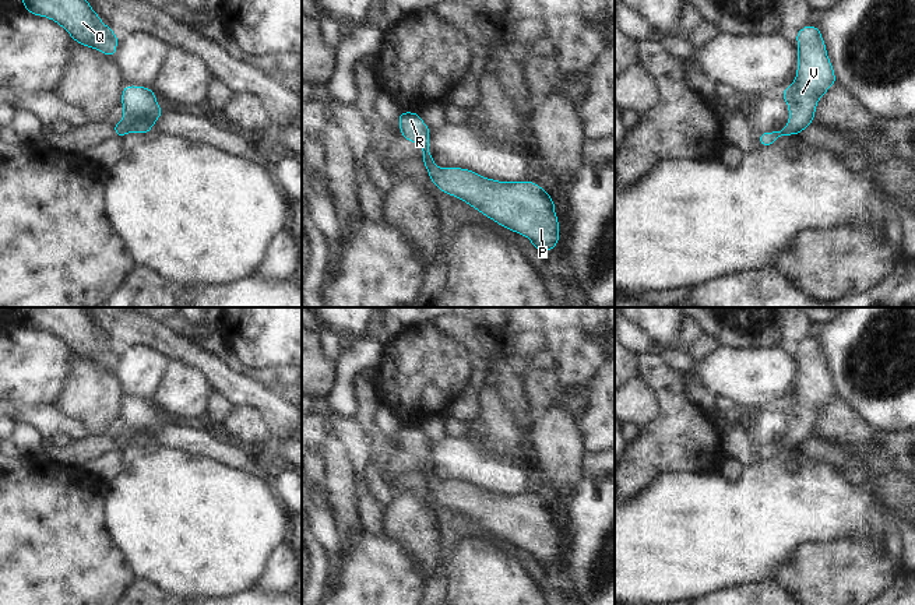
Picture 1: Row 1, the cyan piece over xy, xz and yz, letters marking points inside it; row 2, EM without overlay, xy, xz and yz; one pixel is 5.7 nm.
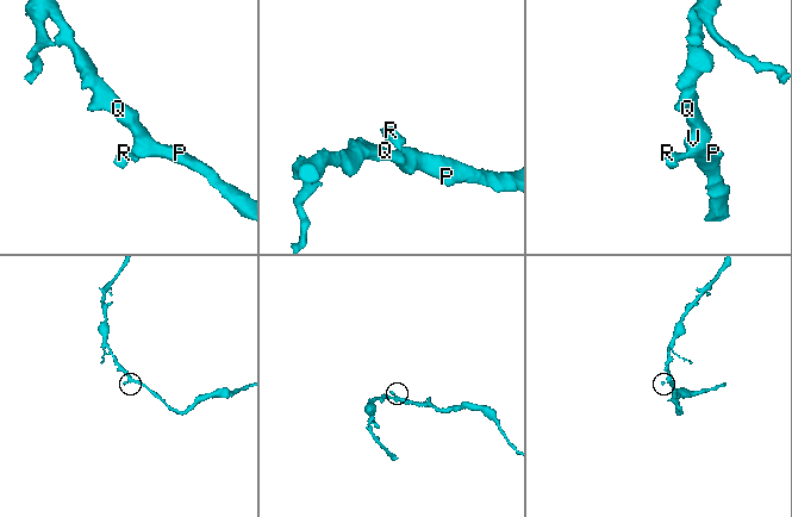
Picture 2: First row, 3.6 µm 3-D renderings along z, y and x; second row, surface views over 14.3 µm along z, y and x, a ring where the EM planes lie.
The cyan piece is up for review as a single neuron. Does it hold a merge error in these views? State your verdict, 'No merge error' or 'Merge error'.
No merge error.

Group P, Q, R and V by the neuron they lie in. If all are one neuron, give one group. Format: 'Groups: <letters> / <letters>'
Groups: P Q R V.

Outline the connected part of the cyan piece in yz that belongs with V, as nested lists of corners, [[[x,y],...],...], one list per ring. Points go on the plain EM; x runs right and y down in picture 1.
[[[806,337],[793,349],[798,356],[796,390],[792,398],[781,405],[788,418],[788,437],[778,444],[756,449],[763,461],[770,460],[782,449],[799,449],[814,436],[817,414],[831,398],[838,397],[820,341]]]

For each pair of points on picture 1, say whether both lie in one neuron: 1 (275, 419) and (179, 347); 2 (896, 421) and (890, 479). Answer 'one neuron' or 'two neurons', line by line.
1: one neuron
2: two neurons

